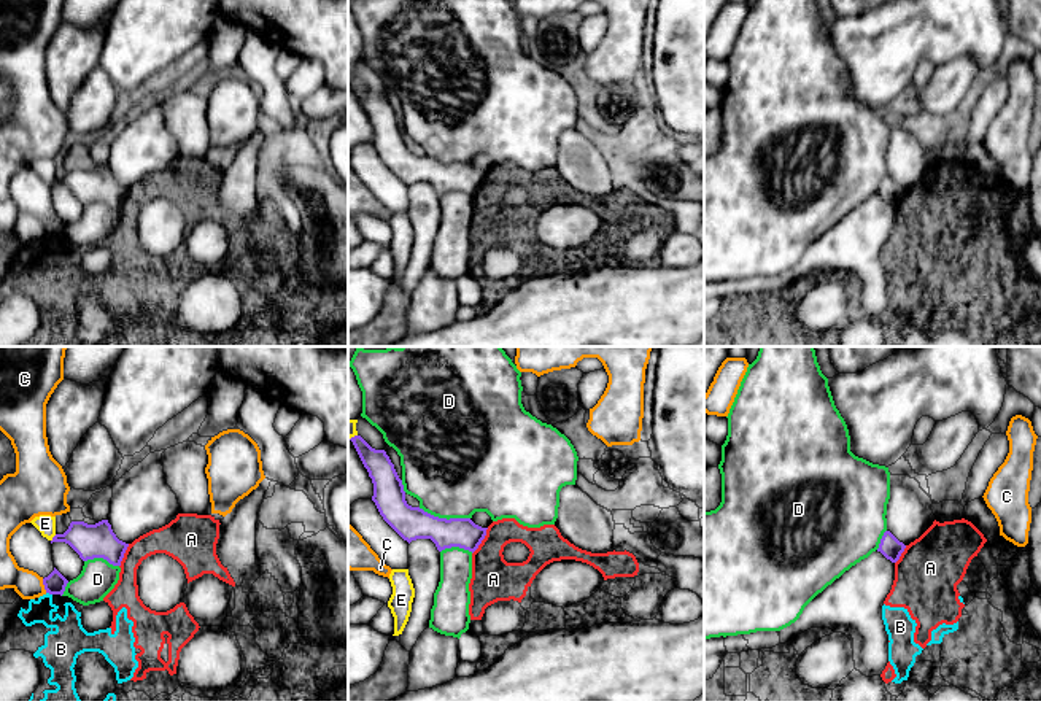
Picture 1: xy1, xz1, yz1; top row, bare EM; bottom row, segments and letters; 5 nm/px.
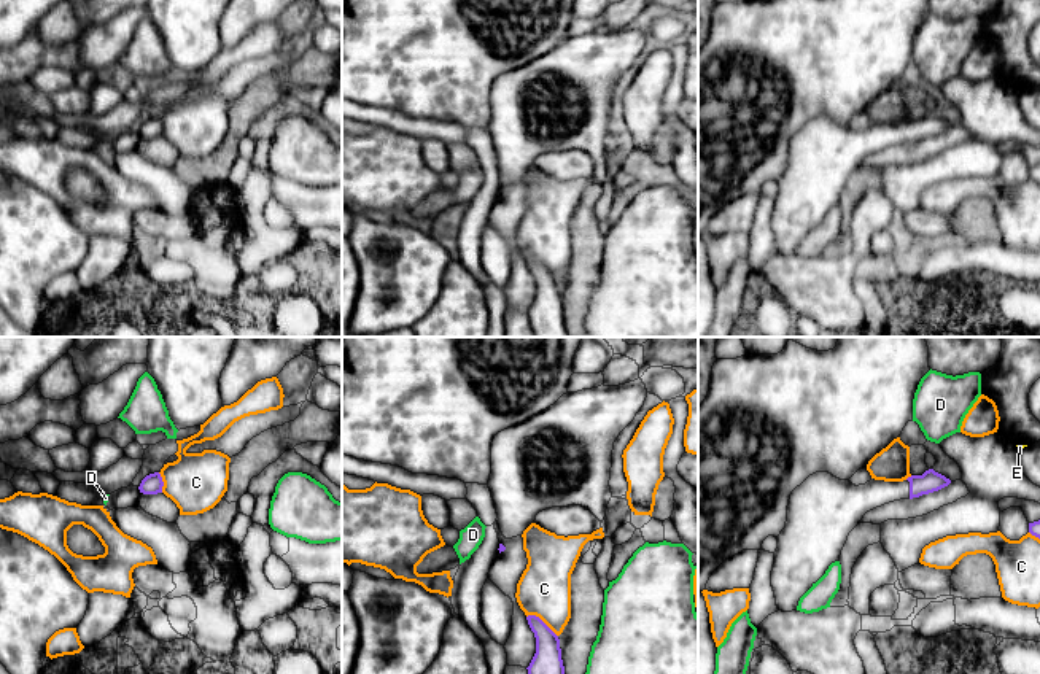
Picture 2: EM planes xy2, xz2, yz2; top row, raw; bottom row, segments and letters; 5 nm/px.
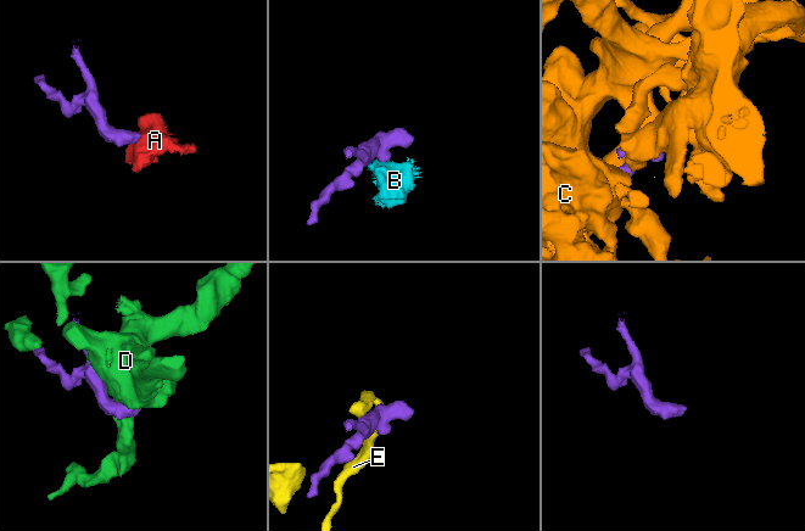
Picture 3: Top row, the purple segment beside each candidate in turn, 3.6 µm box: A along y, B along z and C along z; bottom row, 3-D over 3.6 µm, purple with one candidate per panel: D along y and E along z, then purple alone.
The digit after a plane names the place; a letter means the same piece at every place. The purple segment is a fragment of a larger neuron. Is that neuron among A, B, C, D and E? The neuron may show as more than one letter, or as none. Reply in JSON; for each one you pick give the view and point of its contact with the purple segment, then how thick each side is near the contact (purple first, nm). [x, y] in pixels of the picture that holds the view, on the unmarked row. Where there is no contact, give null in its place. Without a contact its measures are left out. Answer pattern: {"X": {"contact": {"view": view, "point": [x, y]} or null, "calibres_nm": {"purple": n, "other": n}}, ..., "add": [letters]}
{"add": []}

